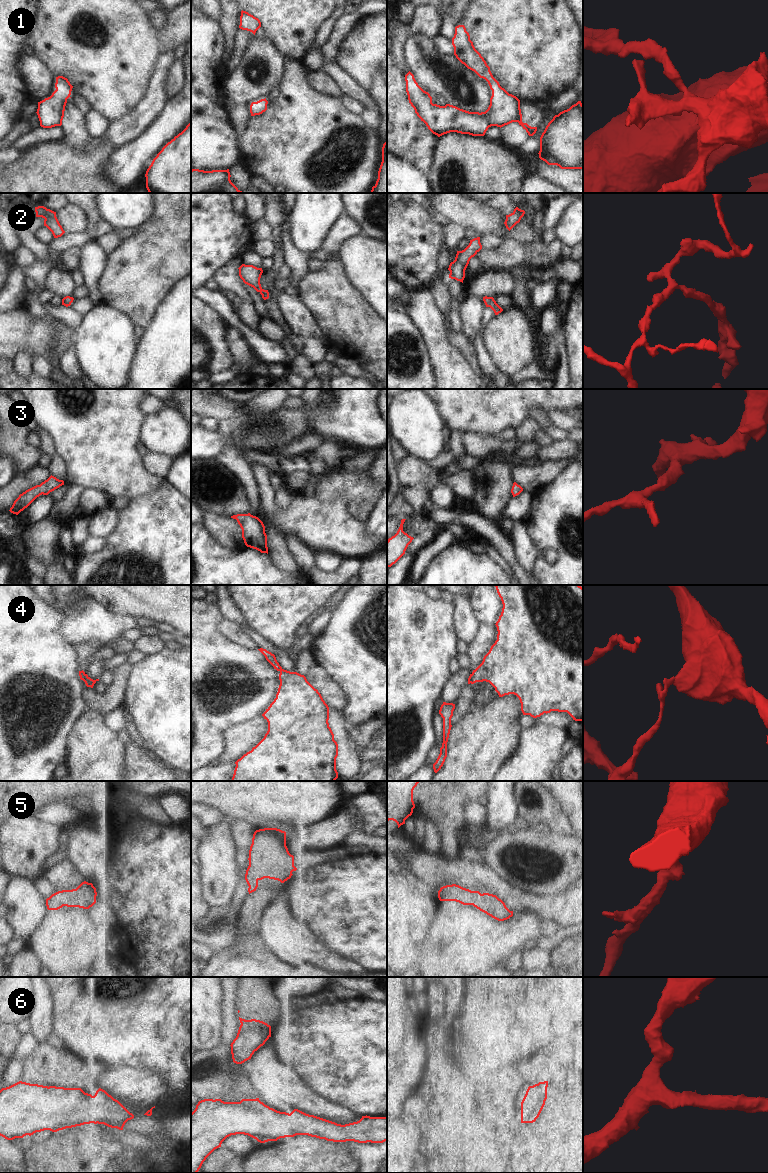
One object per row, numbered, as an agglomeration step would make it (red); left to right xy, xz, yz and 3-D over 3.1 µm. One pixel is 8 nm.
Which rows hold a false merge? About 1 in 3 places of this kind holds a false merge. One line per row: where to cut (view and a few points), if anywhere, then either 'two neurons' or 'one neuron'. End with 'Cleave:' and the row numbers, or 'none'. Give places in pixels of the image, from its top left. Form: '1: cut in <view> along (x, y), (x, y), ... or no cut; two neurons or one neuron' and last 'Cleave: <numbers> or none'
1: no cut; one neuron
2: no cut; one neuron
3: no cut; one neuron
4: cut in xz along (281, 668), (279, 670); two neurons
5: no cut; one neuron
6: no cut; one neuron
Cleave: 4

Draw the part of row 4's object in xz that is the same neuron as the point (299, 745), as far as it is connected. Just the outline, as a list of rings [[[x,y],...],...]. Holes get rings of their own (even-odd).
[[[281,669],[279,680],[276,698],[262,714],[268,722],[268,731],[251,751],[235,762],[232,781],[335,781],[338,778],[338,744],[329,727],[328,705],[304,675]]]

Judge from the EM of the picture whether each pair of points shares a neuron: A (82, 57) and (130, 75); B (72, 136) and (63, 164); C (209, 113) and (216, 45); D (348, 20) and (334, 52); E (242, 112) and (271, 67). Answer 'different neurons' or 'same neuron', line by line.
A: same neuron
B: different neurons
C: same neuron
D: same neuron
E: same neuron

